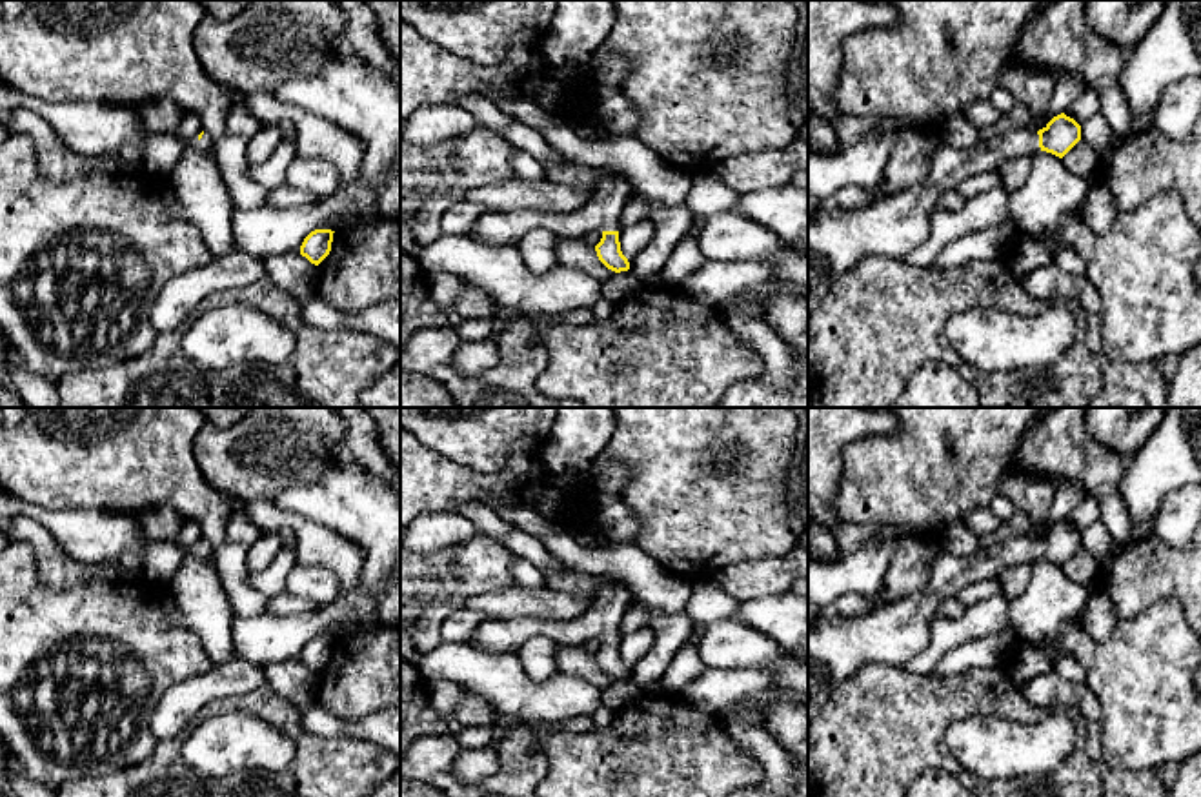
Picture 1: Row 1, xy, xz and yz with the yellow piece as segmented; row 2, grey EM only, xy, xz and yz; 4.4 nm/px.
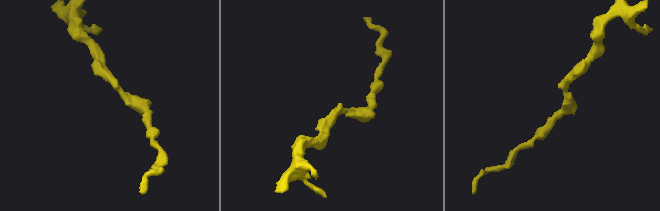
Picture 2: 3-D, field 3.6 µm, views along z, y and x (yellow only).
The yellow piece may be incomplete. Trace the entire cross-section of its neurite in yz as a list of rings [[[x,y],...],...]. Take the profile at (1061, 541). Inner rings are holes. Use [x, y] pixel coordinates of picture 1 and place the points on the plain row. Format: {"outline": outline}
{"outline": [[[1061,520],[1039,539],[1017,535],[1004,542],[984,542],[970,557],[941,550],[921,591],[868,615],[821,611],[808,626],[808,726],[832,691],[861,666],[883,662],[901,668],[921,653],[930,644],[930,622],[937,608],[966,584],[1039,559],[1063,566],[1079,548],[1081,533]]]}

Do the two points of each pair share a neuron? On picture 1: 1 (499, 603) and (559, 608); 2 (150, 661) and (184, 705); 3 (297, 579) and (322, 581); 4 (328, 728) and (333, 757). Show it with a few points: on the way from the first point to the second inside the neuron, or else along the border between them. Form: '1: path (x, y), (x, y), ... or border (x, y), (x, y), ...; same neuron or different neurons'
1: path (514, 603), (544, 603); same neuron
2: border (210, 668), (173, 683), (161, 697), (151, 723); different neurons
3: path (302, 581), (317, 581); same neuron
4: border (301, 714), (317, 736), (372, 743); different neurons

